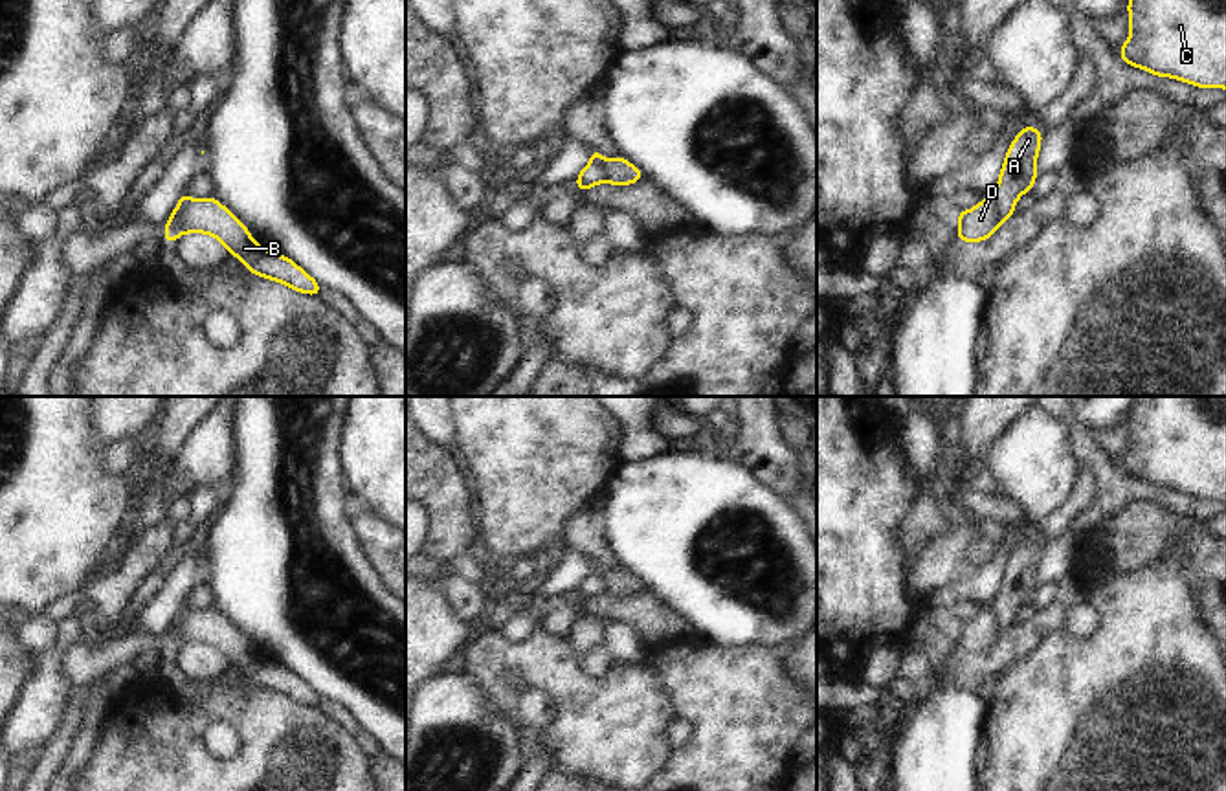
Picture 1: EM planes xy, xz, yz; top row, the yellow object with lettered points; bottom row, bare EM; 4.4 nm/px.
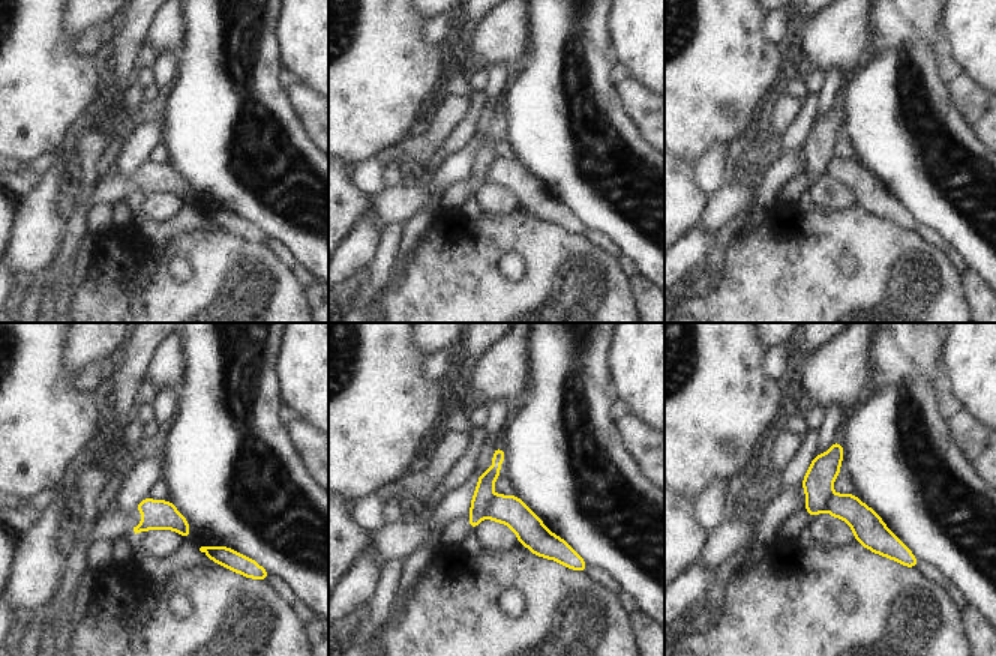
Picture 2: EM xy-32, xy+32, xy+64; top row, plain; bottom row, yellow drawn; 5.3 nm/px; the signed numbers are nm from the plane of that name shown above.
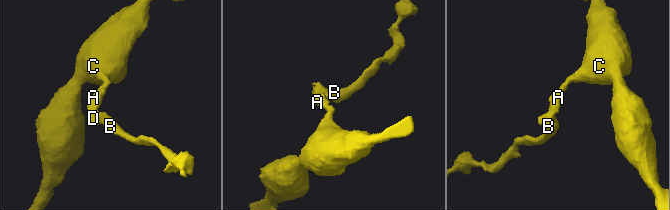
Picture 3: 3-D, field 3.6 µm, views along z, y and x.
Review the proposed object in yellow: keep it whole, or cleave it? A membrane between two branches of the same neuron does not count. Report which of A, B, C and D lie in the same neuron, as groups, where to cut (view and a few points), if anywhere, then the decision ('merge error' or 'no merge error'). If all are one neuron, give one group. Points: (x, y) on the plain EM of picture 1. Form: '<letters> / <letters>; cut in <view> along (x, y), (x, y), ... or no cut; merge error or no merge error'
A C / B D; cut in xz along (591, 571), (604, 580), (606, 591); merge error

